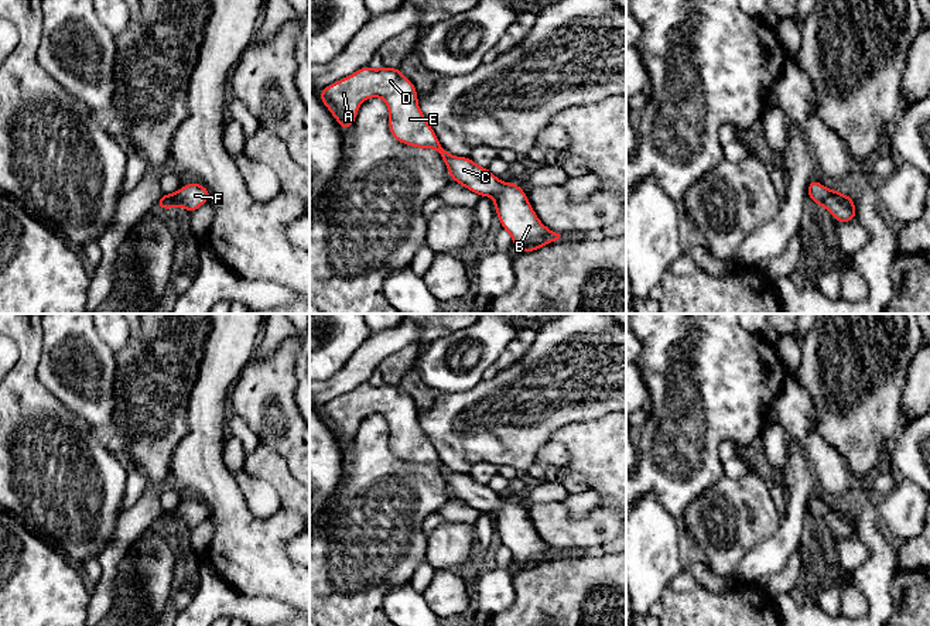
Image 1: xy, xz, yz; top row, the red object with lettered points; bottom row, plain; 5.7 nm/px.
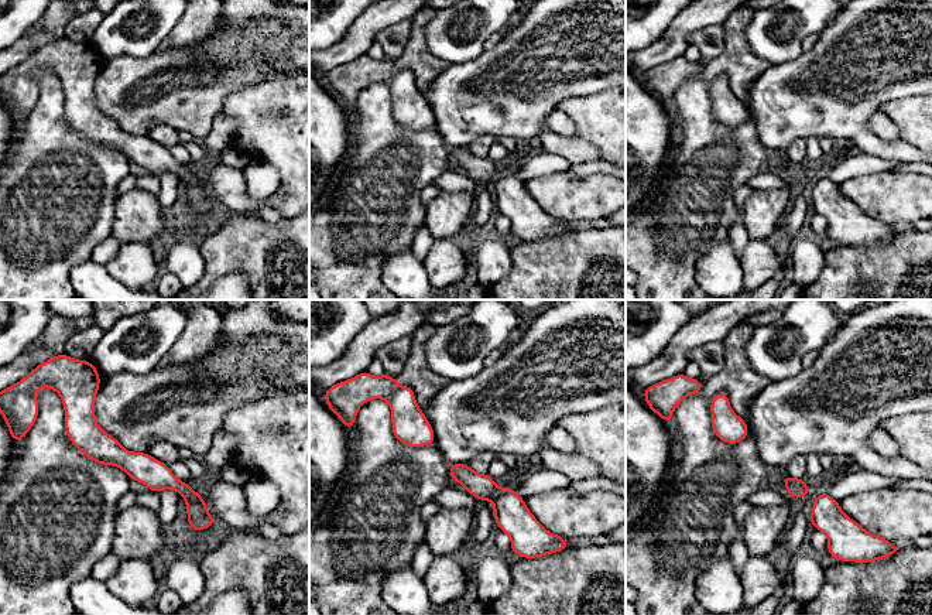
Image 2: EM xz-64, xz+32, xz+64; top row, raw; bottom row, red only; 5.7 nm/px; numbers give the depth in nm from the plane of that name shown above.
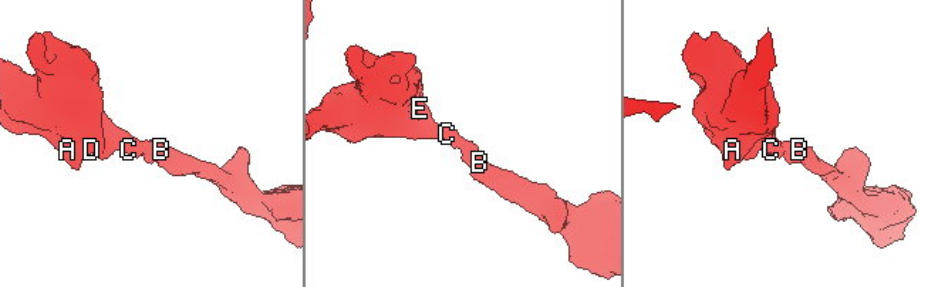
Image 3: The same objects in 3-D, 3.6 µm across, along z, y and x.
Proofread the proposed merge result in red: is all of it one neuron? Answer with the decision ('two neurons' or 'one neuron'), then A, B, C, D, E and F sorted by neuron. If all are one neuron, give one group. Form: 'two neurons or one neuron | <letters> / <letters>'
one neuron | A B C D E F

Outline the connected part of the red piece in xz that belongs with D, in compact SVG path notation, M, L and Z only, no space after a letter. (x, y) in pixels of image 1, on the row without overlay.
M366 382L349 393L341 394L338 398L322 404L318 414L345 449L355 439L359 423L363 417L382 414L387 421L389 447L392 454L406 462L435 466L444 476L451 497L458 499L466 506L475 509L478 513L490 513L502 545L505 545L513 555L513 564L519 565L522 569L530 569L560 555L560 550L550 547L541 540L529 519L527 510L517 502L517 499L506 500L493 492L488 483L478 482L469 473L452 472L440 461L435 448L420 427L417 417L418 411L414 400L403 391L400 384L389 384L383 382L380 386L372 386Z

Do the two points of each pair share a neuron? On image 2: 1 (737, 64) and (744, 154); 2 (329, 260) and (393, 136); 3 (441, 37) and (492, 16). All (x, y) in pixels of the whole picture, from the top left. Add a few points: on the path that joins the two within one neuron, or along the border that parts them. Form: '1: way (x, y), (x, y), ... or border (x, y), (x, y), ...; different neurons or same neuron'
1: way (709, 75), (702, 82), (702, 119), (716, 133); same neuron
2: way (353, 229), (373, 207), (373, 197), (383, 167); same neuron
3: way (456, 47), (473, 44), (479, 38), (480, 31); same neuron

